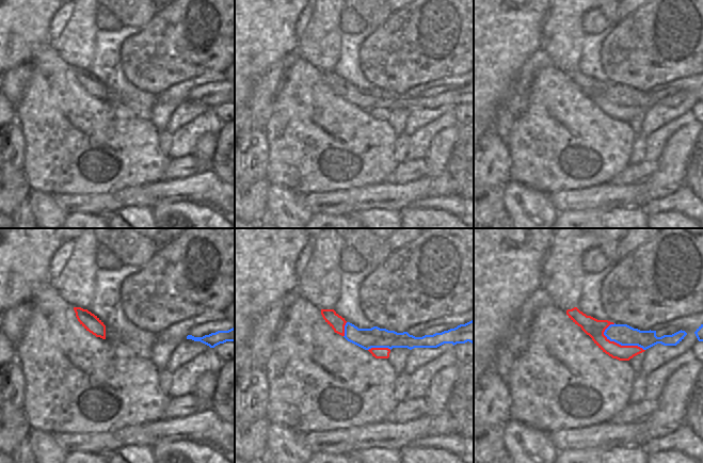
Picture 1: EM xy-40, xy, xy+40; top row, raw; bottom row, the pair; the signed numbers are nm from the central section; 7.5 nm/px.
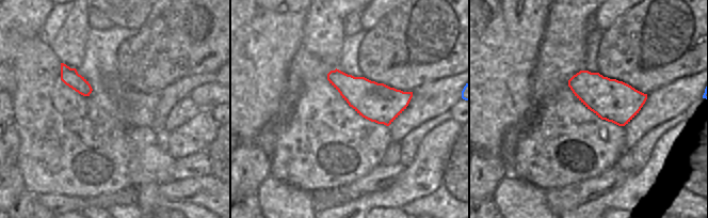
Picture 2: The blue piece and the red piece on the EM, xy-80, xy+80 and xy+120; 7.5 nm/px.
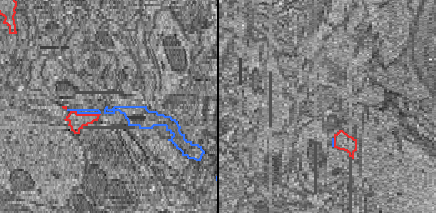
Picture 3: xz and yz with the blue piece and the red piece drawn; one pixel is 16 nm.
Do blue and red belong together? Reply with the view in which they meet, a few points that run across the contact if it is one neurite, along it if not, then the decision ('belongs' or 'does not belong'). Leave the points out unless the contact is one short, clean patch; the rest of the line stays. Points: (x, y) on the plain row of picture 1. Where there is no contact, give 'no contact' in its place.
meets blue in xy+40; belongs

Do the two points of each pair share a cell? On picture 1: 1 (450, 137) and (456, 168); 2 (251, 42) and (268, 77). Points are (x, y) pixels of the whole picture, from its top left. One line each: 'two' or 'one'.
1: two
2: two

